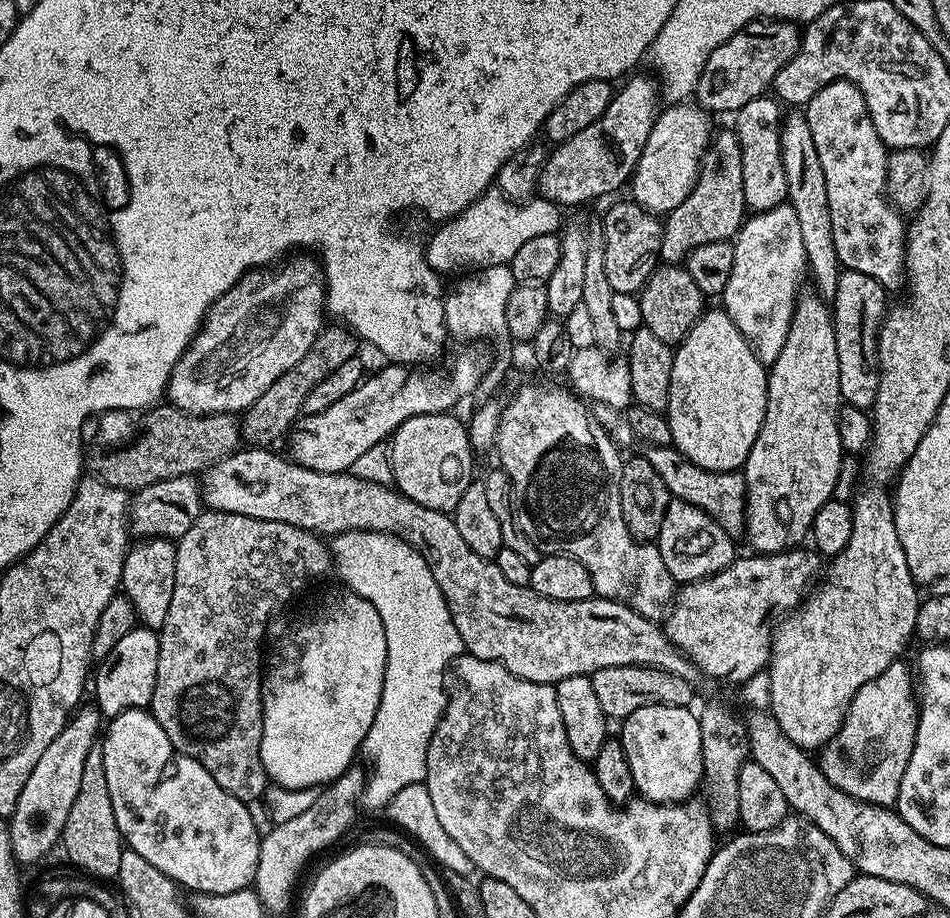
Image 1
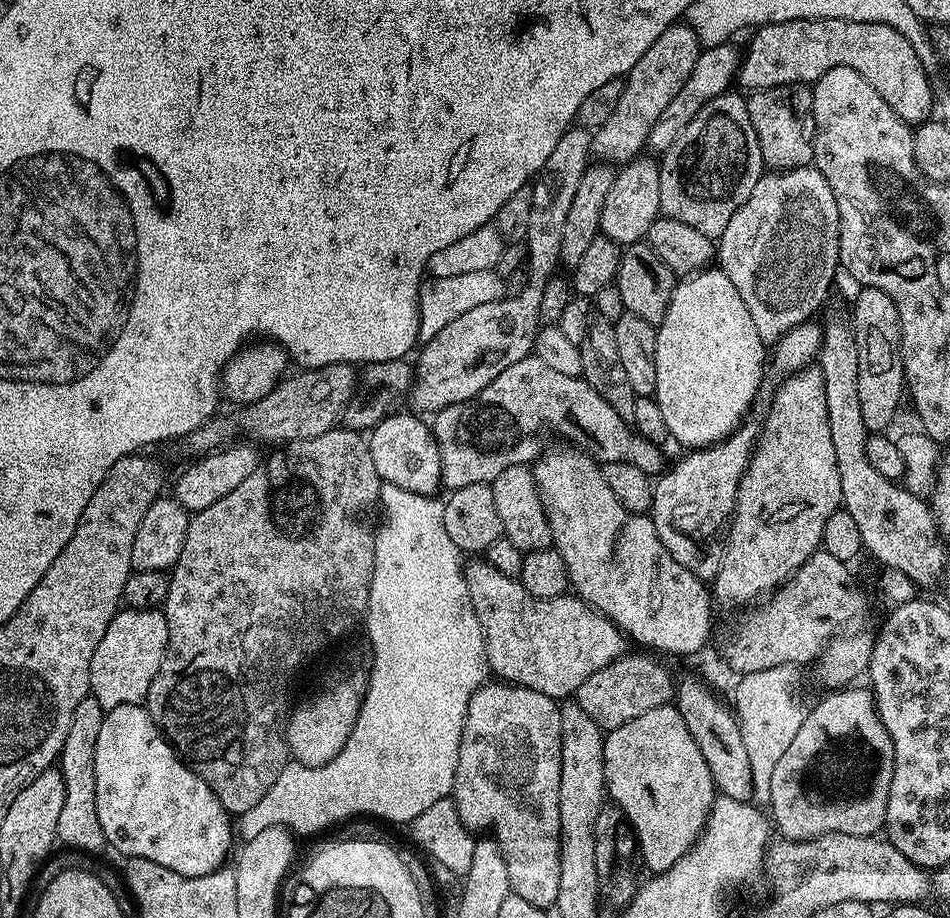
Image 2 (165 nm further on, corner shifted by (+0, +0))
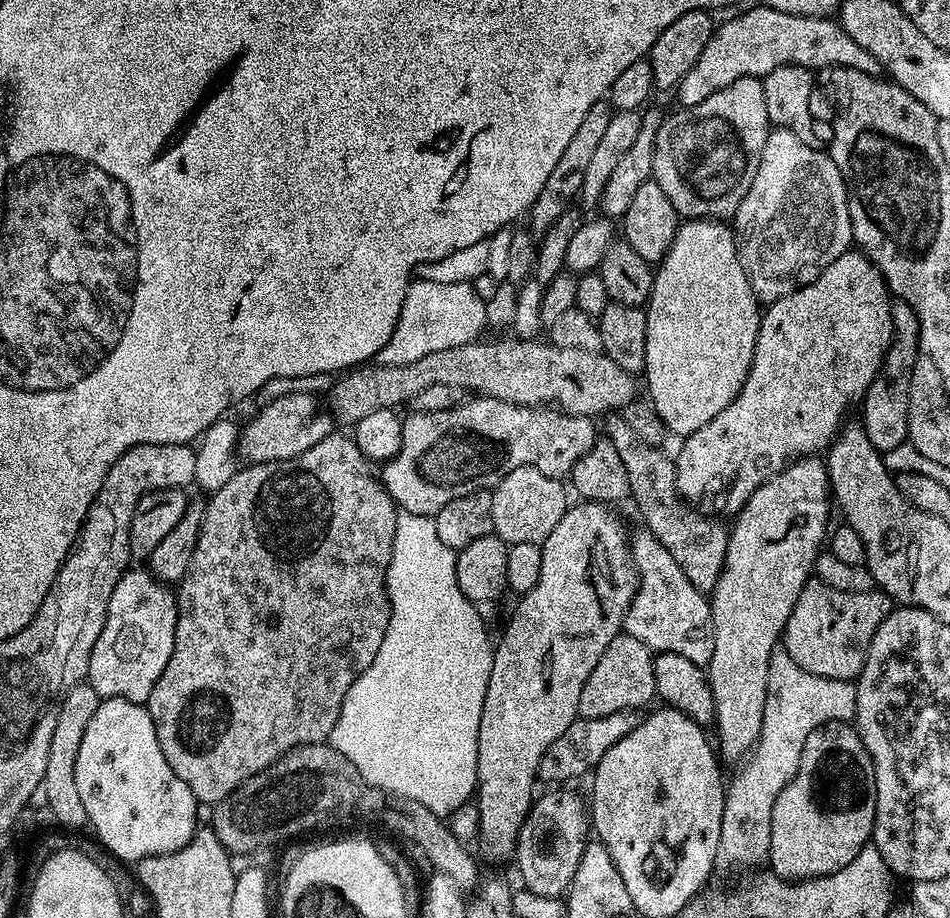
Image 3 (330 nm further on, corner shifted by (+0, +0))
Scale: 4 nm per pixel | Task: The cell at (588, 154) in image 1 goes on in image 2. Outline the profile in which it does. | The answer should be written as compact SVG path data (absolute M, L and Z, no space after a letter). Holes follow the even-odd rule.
M677 22L662 30L650 50L646 50L646 54L642 54L642 58L638 58L623 77L624 89L614 106L614 114L610 114L610 118L592 132L591 155L597 161L612 166L623 166L637 159L641 155L640 150L645 149L652 127L662 116L662 110L670 106L670 98L674 98L674 94L682 90L686 78L690 78L690 70L694 70L694 62L701 51L701 42L688 23Z

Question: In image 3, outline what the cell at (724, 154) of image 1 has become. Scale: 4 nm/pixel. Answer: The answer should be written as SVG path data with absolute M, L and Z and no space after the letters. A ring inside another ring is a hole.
M758 76L738 78L738 82L730 82L730 86L710 94L698 106L680 108L661 123L654 142L652 179L662 186L662 194L670 198L670 206L674 206L677 216L724 222L736 215L742 198L746 198L746 190L750 190L750 182L754 182L762 146L770 131L763 85L763 79Z

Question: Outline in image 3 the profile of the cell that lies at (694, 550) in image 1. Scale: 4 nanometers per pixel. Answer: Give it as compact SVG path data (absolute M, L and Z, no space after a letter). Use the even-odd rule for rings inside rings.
M859 250L843 252L841 256L834 258L834 262L830 262L830 266L824 268L822 274L818 274L818 278L814 278L814 282L786 294L786 298L778 298L774 303L767 305L760 317L754 358L750 362L750 370L746 374L746 382L742 386L742 390L738 390L734 402L730 402L730 406L726 406L726 410L722 410L722 414L718 414L710 422L706 422L706 426L702 426L702 430L694 430L694 434L683 437L681 444L684 445L681 446L680 453L675 453L676 488L680 492L680 498L687 500L693 508L705 514L711 514L716 518L725 518L724 516L732 518L742 510L742 506L748 501L750 494L754 494L754 490L758 490L758 486L762 486L771 476L781 472L785 464L793 458L823 453L828 445L836 439L837 432L845 423L844 415L847 414L848 407L855 400L856 403L863 401L864 394L873 380L881 375L884 356L888 352L888 343L891 340L892 300L888 283L882 278L880 271L869 262L867 256Z

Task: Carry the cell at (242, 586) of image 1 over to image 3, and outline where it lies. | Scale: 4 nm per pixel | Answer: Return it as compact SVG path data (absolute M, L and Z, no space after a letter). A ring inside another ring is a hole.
M333 434L322 438L322 442L318 442L318 446L310 446L310 450L306 450L306 454L298 454L294 458L283 460L282 462L248 464L241 467L221 489L211 493L210 500L212 501L208 500L204 505L202 530L198 534L198 546L194 546L194 558L190 558L190 570L186 570L186 574L181 578L178 587L175 589L176 637L174 638L174 650L170 654L170 662L166 662L166 670L162 670L158 682L154 682L154 690L146 702L148 713L154 722L158 746L162 750L166 762L170 762L170 770L174 770L174 774L178 778L182 778L182 782L186 782L186 786L190 786L194 798L201 805L208 804L207 806L215 806L219 804L234 789L242 786L242 782L246 782L250 778L254 778L254 774L266 770L283 752L288 752L291 748L297 748L299 744L325 743L331 737L334 726L338 722L338 714L342 710L342 702L346 698L350 686L354 686L356 679L372 665L374 658L378 654L378 646L382 646L382 638L386 638L386 630L392 617L392 607L388 601L388 589L386 585L388 583L390 558L394 550L394 534L396 533L398 509L396 503L388 496L388 491L384 489L383 483L377 477L375 480L372 477L371 470L368 468L371 468L370 462L364 457L362 450L358 450L356 441L351 435L339 436L339 434Z

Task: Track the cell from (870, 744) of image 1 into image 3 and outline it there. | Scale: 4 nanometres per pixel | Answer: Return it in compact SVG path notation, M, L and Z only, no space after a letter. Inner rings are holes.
M830 720L827 724L818 726L818 728L806 738L806 744L802 746L802 754L800 755L796 772L788 779L788 784L785 785L774 802L772 810L772 833L770 834L770 846L768 847L767 859L767 863L769 865L772 864L771 871L782 880L795 882L798 880L811 880L813 876L829 876L838 870L842 870L842 866L854 862L854 858L858 858L858 850L862 850L865 844L871 841L875 813L876 779L874 778L874 770L872 769L872 759L866 750L866 746L862 742L860 733L856 731L851 723L842 720Z

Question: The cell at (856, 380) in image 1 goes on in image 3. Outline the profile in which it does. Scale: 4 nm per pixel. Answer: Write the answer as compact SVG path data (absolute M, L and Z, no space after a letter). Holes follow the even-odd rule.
M893 299L892 340L884 356L882 374L873 380L862 401L866 438L870 438L882 454L894 450L894 446L902 446L908 440L908 381L912 379L919 341L920 327L914 310L904 300Z

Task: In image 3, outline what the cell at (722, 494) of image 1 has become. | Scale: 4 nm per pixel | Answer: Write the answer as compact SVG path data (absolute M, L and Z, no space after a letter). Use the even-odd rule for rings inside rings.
M477 395L463 402L457 402L446 410L437 412L412 412L402 420L402 446L395 458L383 465L382 483L397 509L410 516L435 517L446 502L462 498L471 492L495 488L510 470L530 466L542 470L542 474L564 478L572 471L576 460L590 450L598 439L598 433L587 416L571 416L551 406L511 404L498 398Z

